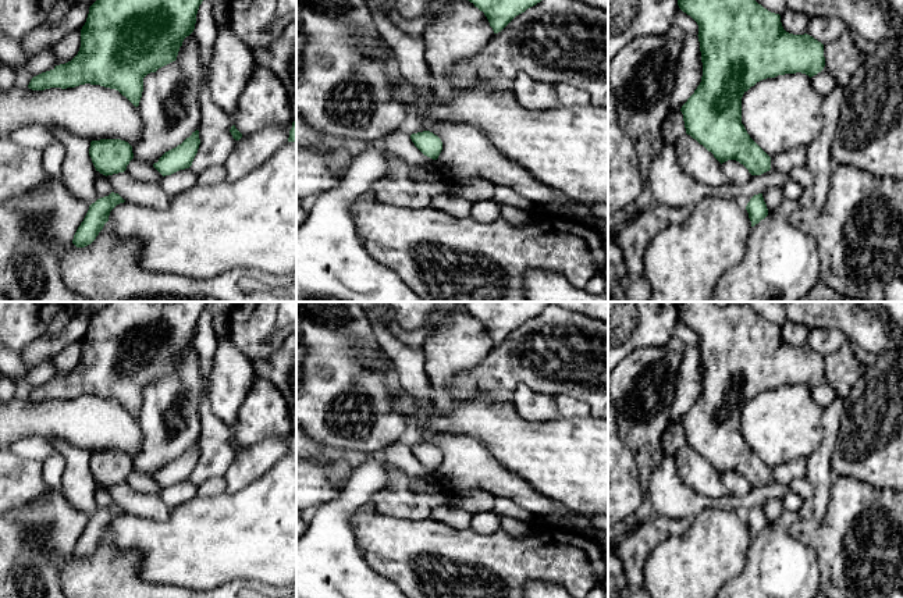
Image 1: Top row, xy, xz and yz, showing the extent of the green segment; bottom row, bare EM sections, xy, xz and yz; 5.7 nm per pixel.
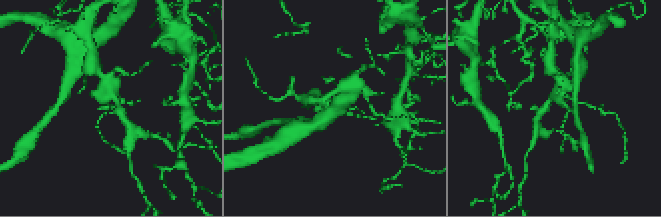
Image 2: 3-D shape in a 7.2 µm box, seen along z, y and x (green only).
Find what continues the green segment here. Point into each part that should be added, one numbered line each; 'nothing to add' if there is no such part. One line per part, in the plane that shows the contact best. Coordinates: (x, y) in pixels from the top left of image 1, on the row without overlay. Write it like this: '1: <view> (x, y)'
nothing to add

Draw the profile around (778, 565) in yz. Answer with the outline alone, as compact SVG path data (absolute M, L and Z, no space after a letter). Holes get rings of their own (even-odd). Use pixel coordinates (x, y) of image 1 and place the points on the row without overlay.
M836 398L822 412L824 438L818 449L807 459L804 477L813 487L813 495L803 501L797 512L785 510L781 517L768 524L758 535L751 538L744 570L732 581L728 581L717 598L815 598L820 594L820 565L814 549L789 534L796 523L804 523L822 517L828 508L832 484L831 456L838 442L840 420L845 413L843 398Z

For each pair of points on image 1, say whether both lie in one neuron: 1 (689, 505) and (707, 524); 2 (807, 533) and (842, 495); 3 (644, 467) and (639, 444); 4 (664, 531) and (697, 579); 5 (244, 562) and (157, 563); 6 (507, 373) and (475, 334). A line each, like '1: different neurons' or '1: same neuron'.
1: different neurons
2: same neuron
3: same neuron
4: different neurons
5: same neuron
6: different neurons

